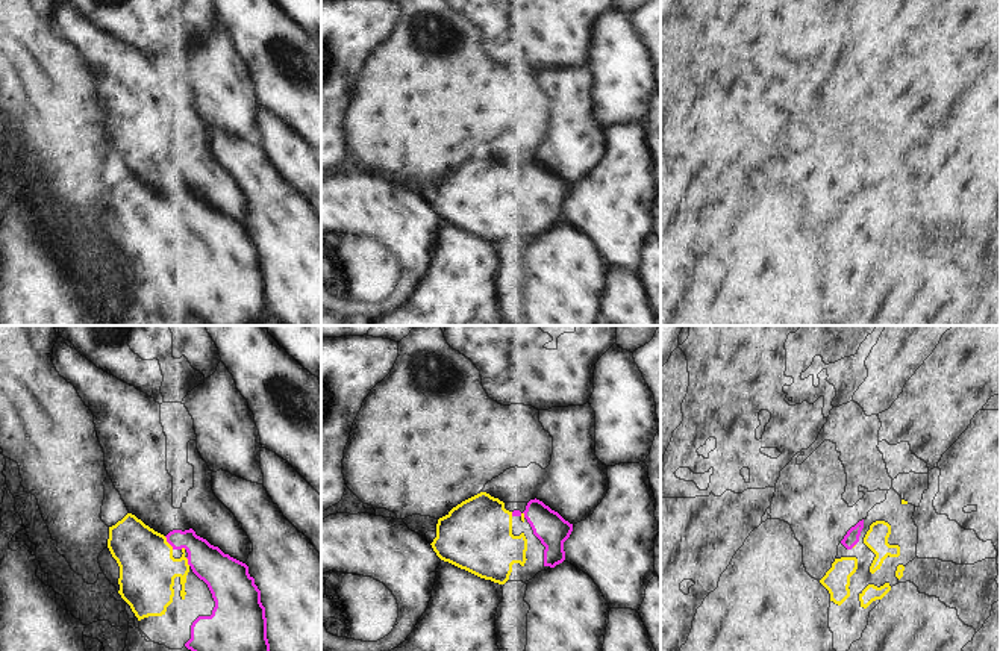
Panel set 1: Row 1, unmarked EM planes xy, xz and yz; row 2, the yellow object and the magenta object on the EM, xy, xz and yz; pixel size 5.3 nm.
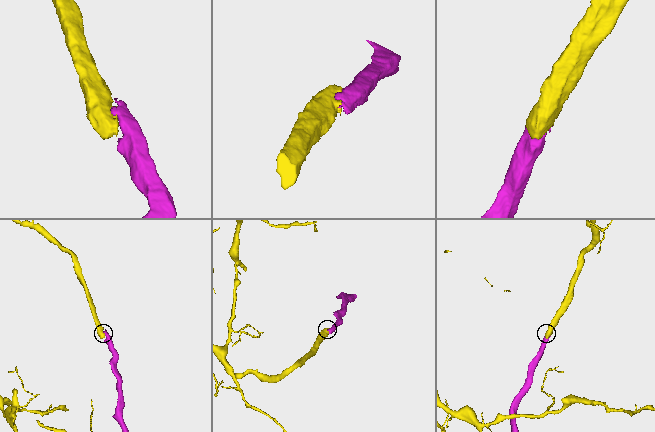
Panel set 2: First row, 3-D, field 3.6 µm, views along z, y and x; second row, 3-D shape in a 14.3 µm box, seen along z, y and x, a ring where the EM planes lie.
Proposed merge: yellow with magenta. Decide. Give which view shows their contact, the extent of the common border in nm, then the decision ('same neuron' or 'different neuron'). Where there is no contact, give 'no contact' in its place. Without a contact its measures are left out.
contact in xy; length 90 nm; same neuron

